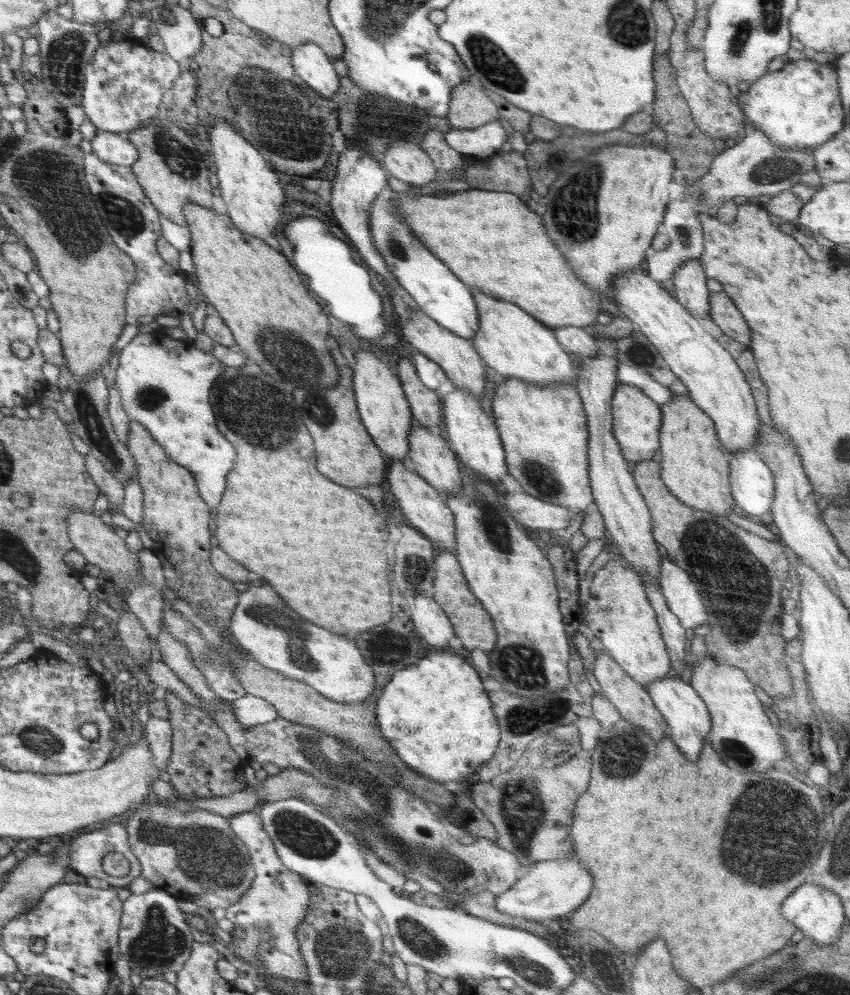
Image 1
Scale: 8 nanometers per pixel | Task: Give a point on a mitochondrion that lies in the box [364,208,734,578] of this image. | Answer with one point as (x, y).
(496, 526)

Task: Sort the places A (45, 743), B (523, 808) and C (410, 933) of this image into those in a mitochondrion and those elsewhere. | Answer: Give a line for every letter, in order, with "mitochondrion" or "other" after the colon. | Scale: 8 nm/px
A: mitochondrion
B: mitochondrion
C: mitochondrion

